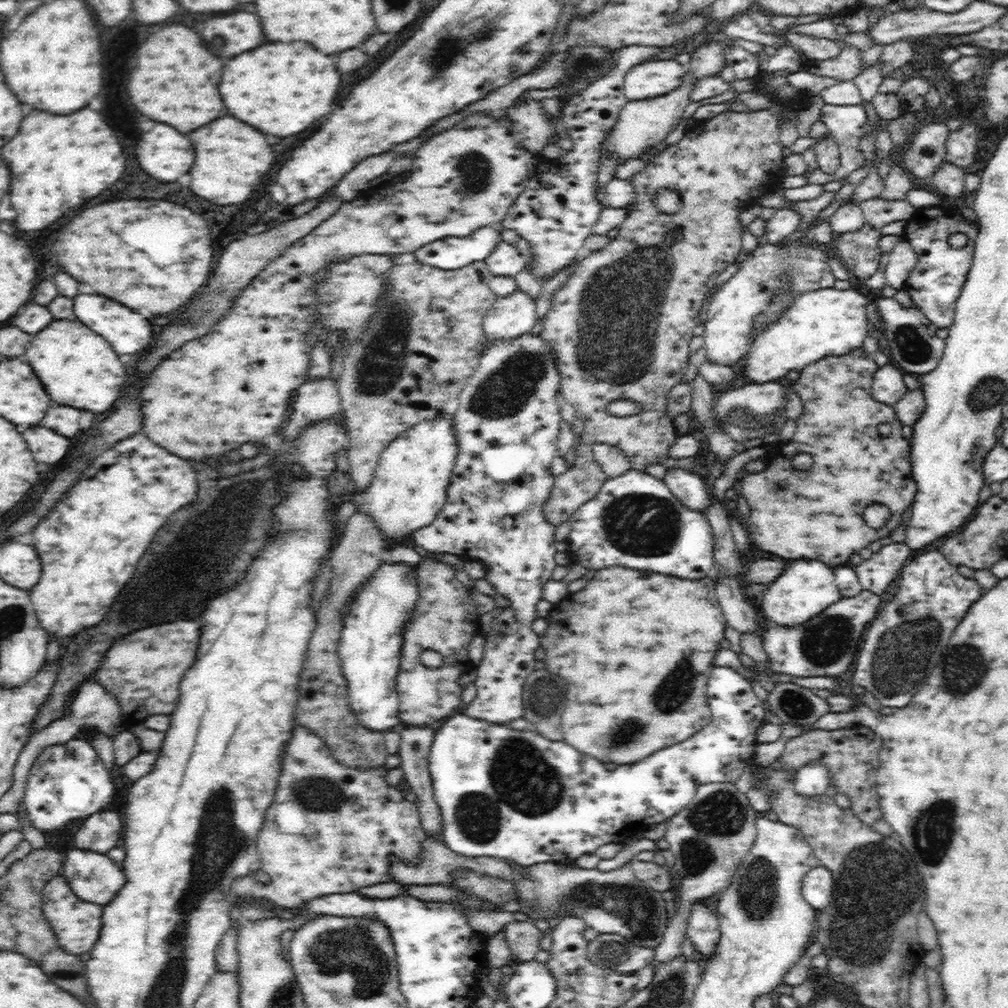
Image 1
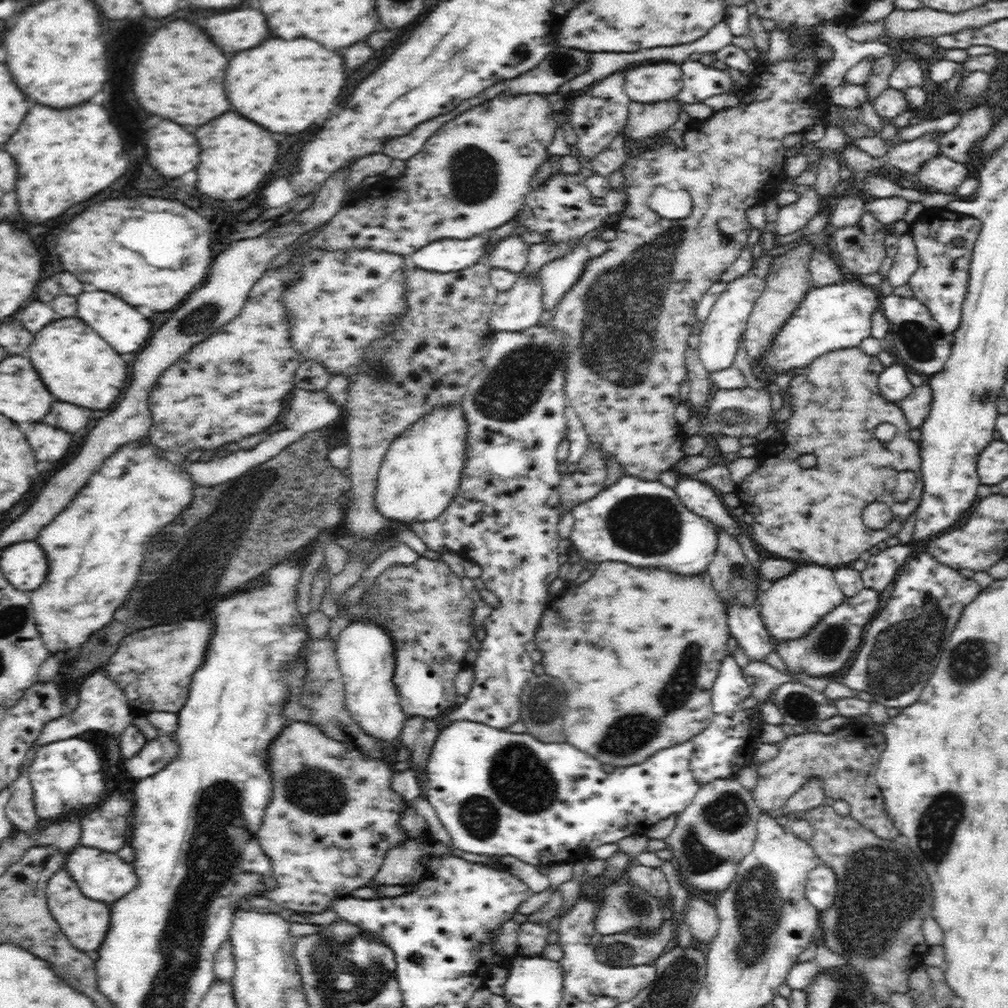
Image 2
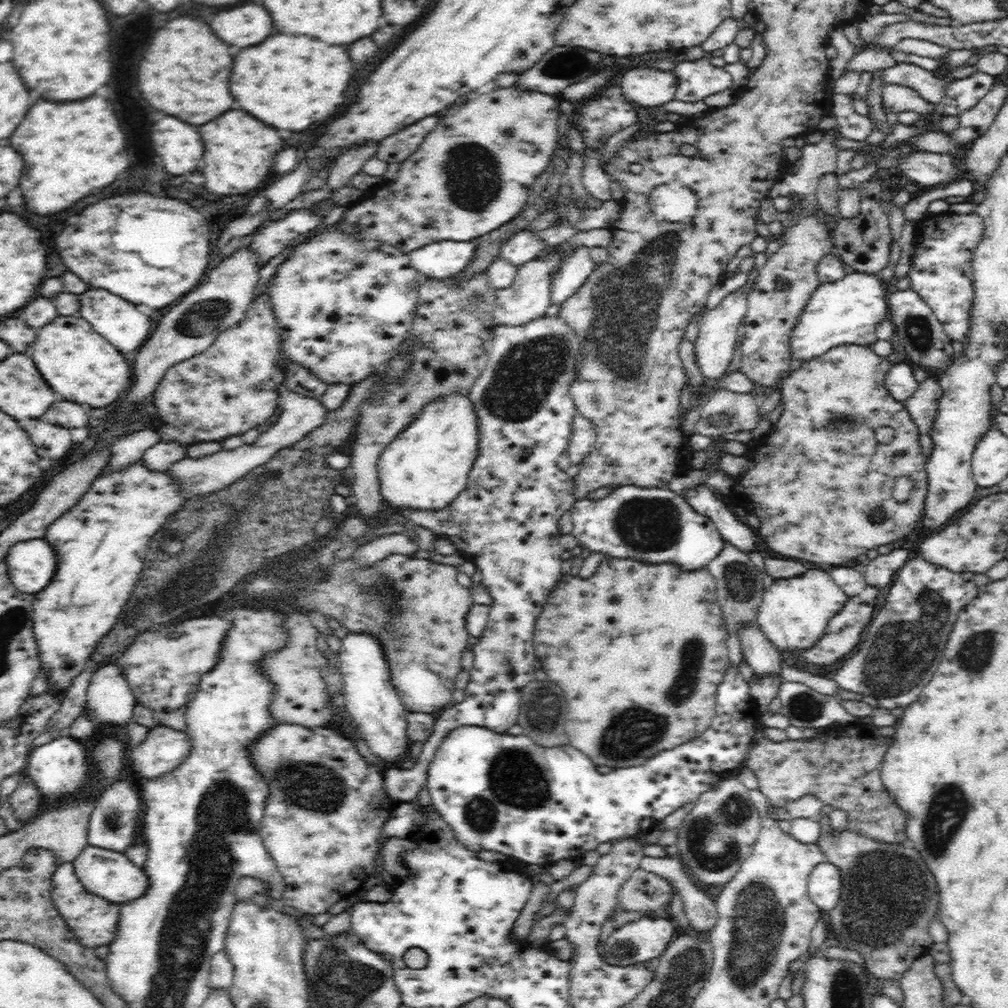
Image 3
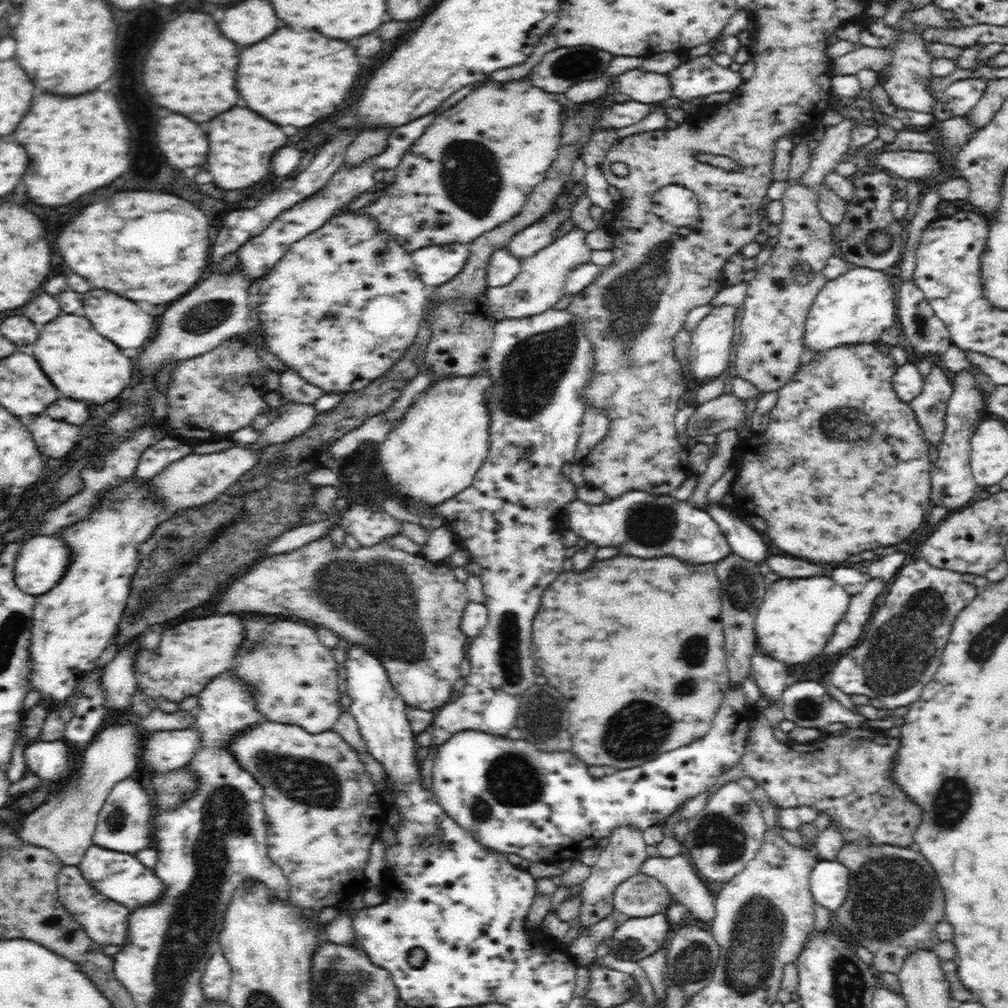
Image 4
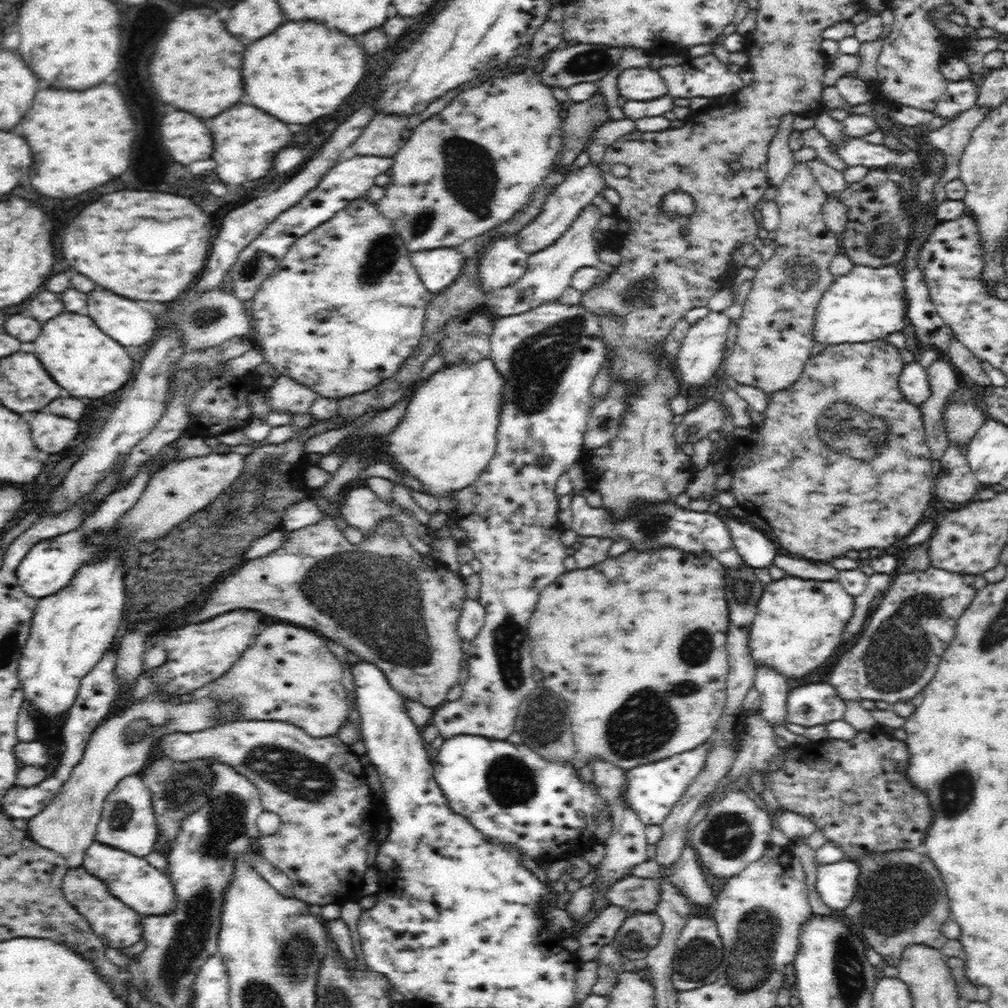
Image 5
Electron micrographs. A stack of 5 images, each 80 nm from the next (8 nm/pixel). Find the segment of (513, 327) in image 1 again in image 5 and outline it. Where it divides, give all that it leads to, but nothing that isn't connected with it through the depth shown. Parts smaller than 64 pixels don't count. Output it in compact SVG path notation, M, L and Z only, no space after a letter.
M590 204L584 207L570 228L563 232L563 235L554 244L530 255L528 269L516 284L490 292L486 295L484 305L488 306L488 309L492 309L498 317L521 314L537 308L544 302L558 300L564 291L570 287L573 275L580 268L593 267L601 272L611 270L611 266L603 264L598 259L596 244L592 235L594 230L598 228L598 221L602 215L604 214L597 206Z

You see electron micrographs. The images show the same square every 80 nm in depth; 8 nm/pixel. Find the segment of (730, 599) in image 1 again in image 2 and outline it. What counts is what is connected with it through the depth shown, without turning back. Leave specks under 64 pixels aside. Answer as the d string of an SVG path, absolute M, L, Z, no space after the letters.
M732 603L725 611L731 636L743 648L750 660L765 663L765 658L775 652L774 641L760 613L754 607Z

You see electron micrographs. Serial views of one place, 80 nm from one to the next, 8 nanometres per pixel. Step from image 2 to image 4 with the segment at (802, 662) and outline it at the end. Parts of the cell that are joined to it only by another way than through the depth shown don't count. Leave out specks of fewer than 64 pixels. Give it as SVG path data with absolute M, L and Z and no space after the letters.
M879 578L869 579L868 584L858 594L851 595L847 613L835 624L834 634L823 648L824 656L844 654L856 644L864 626L870 620L874 600L884 590L886 582Z

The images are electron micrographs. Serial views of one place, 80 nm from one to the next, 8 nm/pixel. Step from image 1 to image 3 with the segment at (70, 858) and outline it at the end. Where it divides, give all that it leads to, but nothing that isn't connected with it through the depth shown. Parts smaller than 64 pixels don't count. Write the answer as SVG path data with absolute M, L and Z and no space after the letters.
M88 845L77 857L71 864L74 866L79 881L88 892L104 900L120 904L128 902L142 896L149 885L147 876L144 875L144 868L138 868L136 864L128 860L124 853Z

